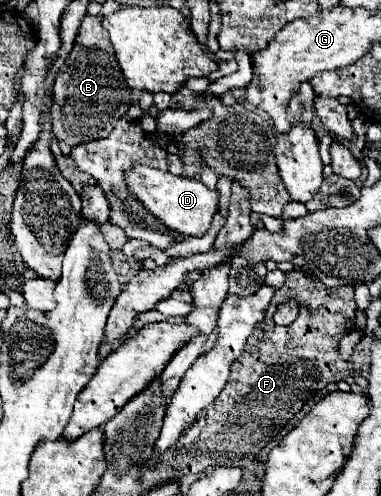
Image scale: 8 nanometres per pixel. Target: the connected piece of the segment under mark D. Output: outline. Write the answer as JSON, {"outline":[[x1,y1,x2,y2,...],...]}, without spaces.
{"outline":[[136,165,132,171,128,171,126,177,128,189,144,203,144,207,158,217,166,227,192,237,202,237,210,225,214,215,218,213,218,191,208,189,200,179,188,179,188,177,176,177,172,173]]}

